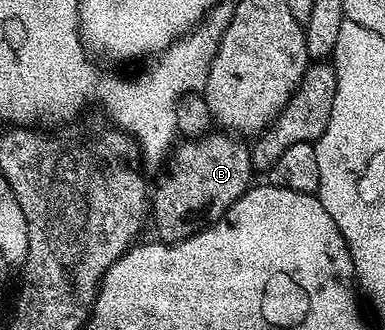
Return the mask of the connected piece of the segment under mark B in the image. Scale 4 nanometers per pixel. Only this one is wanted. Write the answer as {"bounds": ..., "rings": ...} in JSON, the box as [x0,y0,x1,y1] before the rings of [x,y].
{"bounds":[150,133,253,244],"rings":[[[216,133],[181,141],[167,159],[168,171],[154,186],[150,218],[156,221],[156,230],[160,233],[157,235],[169,244],[188,238],[205,224],[217,222],[253,185],[249,147],[243,146],[240,143],[243,141],[231,133]]]}

